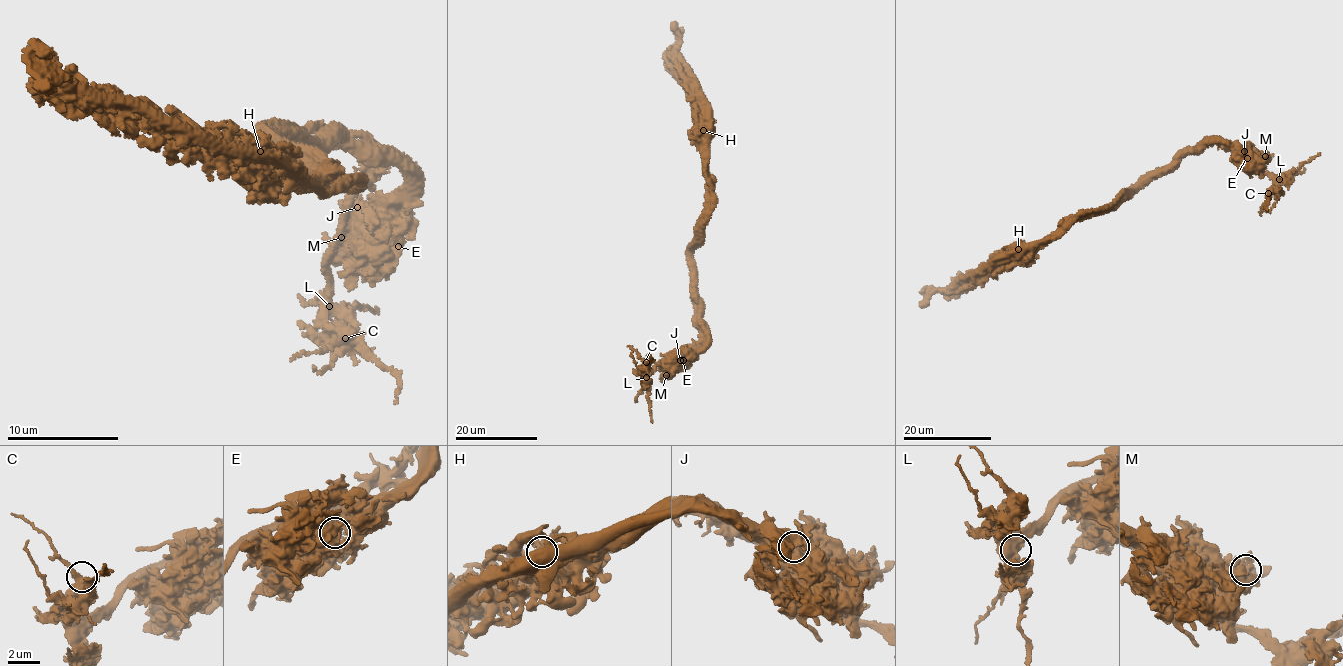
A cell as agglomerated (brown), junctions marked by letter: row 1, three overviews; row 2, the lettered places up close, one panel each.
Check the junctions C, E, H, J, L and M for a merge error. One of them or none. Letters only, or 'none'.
J

